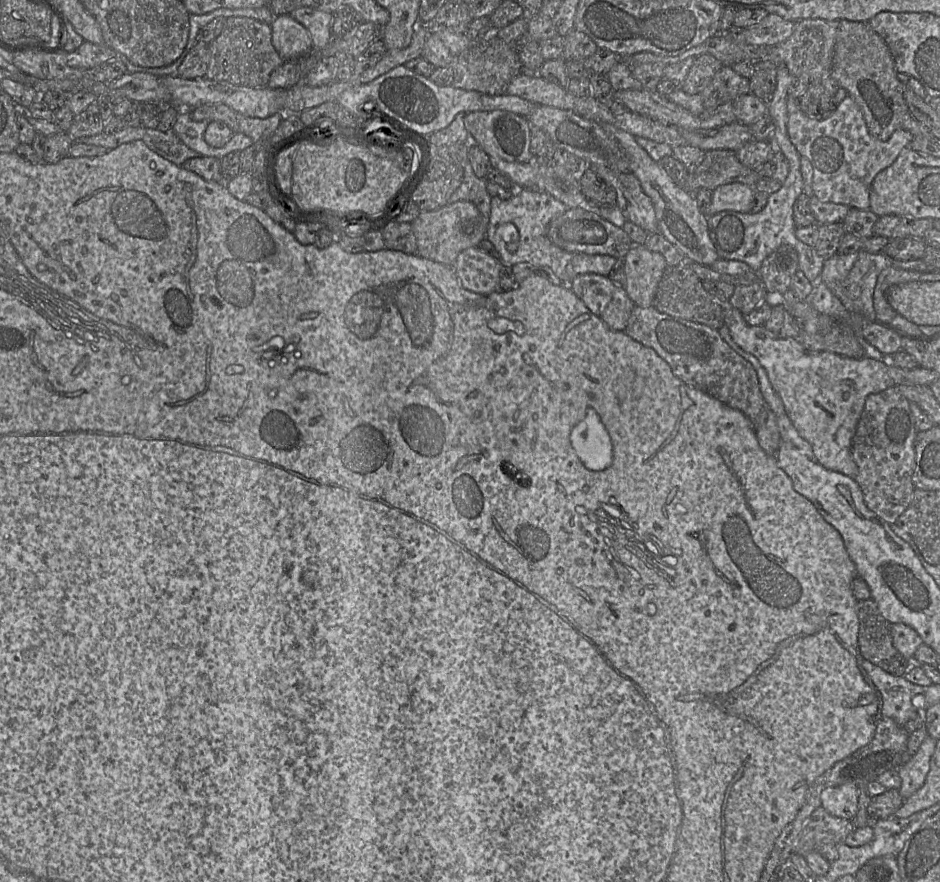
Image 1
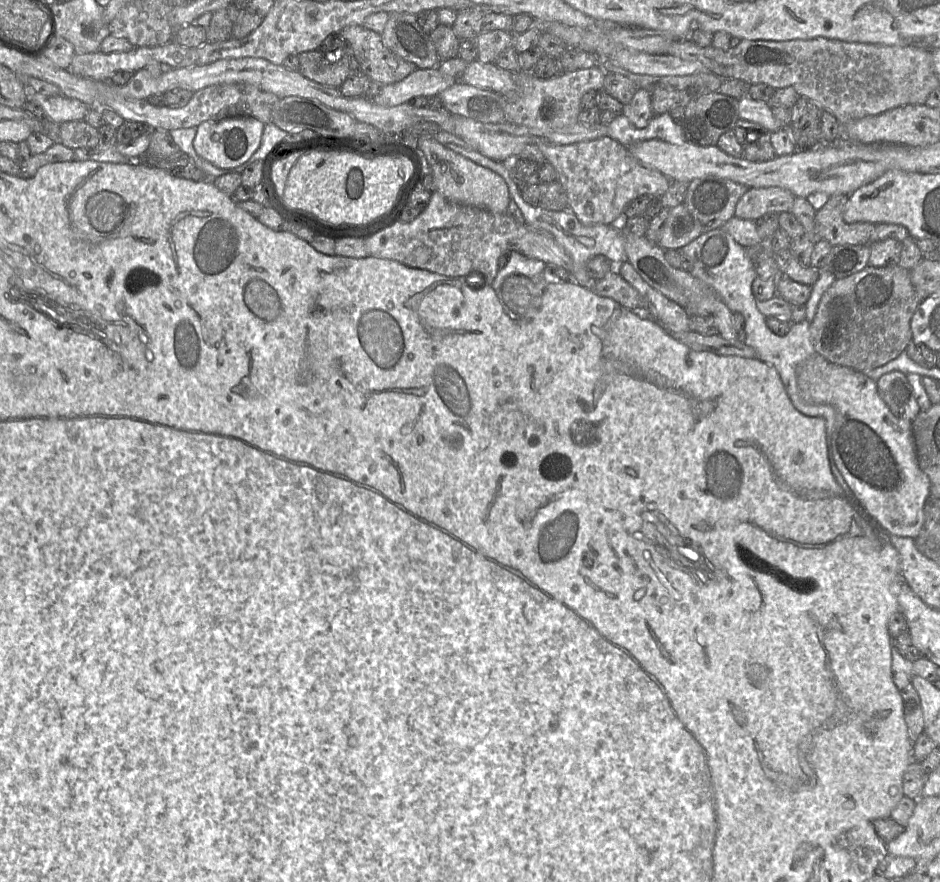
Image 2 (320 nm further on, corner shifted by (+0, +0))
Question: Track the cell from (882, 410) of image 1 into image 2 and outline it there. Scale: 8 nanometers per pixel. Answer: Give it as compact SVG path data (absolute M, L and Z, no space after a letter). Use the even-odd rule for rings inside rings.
M891 371L879 378L877 389L890 411L898 418L914 421L920 407L906 374Z

